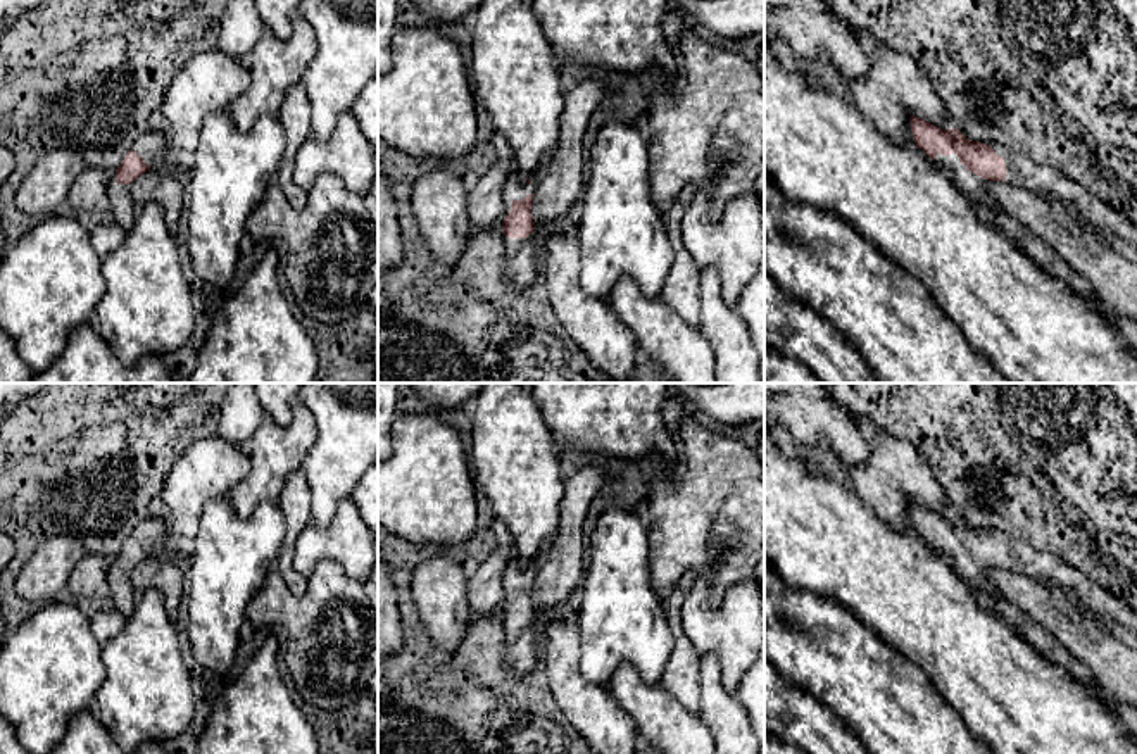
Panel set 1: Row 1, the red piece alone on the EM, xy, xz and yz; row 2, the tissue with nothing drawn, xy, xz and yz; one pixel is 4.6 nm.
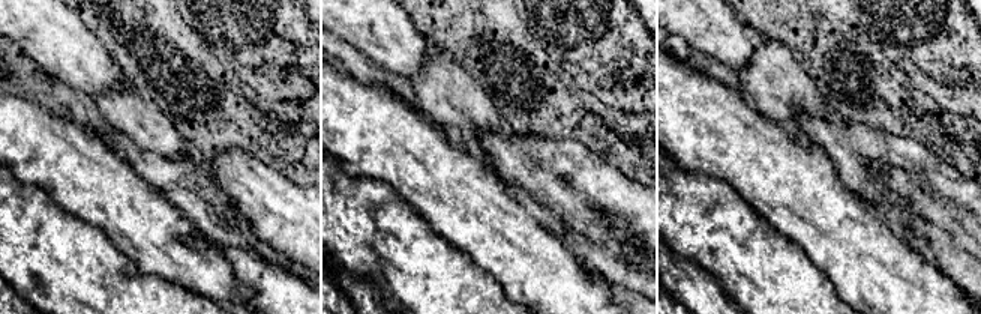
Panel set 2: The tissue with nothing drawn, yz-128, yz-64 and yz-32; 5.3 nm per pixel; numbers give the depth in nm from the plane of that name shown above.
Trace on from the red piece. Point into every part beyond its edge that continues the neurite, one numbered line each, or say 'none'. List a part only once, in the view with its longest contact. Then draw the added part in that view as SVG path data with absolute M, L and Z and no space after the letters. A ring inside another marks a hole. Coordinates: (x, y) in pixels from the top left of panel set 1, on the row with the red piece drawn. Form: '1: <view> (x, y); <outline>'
1: yz (973, 187); M937 154L933 162L959 186L959 190L977 205L978 216L989 223L997 224L1008 231L1023 235L1027 229L1015 219L1006 216L997 202L985 192L989 179L982 179L968 171L956 154Z

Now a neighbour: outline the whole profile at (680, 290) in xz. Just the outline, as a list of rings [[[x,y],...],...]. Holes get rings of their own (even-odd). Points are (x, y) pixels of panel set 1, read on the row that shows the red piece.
[[[688,185],[676,195],[671,209],[664,214],[666,235],[673,245],[675,259],[659,293],[692,328],[700,328],[702,300],[699,283],[702,271],[682,242],[682,217],[694,204],[697,193],[699,188]]]

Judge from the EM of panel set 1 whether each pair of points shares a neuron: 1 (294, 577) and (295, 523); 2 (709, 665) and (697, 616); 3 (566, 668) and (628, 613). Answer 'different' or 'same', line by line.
1: same
2: different
3: different

